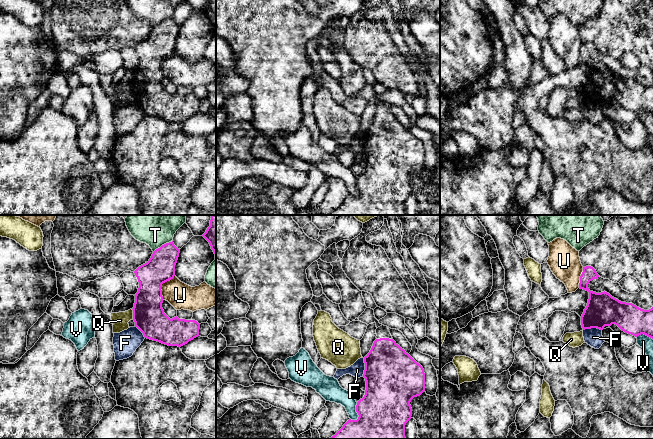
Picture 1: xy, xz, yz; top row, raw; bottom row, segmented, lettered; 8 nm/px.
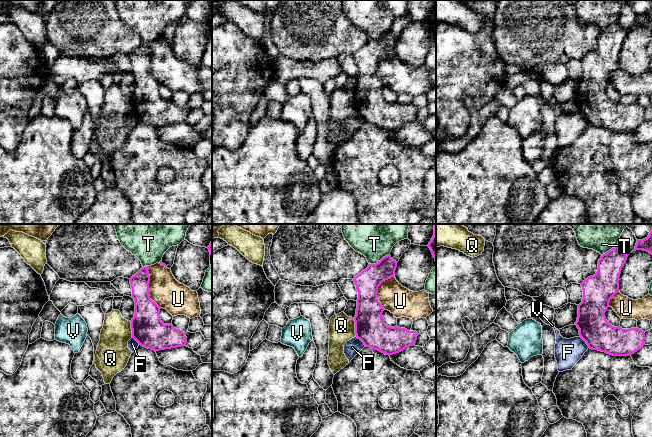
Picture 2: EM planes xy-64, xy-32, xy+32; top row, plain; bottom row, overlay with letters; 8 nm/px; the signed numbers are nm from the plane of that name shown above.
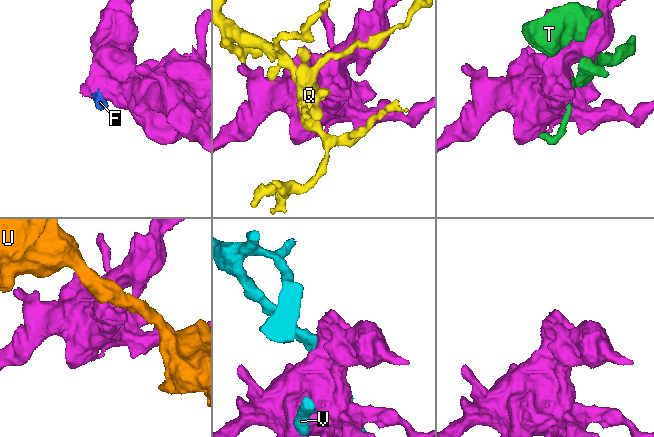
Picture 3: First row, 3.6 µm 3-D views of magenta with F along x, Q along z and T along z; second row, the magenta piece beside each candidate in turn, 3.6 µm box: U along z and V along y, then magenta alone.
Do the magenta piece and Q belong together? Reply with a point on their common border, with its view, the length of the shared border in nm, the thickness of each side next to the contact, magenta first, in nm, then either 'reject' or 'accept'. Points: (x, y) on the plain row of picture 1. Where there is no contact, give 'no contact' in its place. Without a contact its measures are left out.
xy (133, 90) | 90 nm | 260/130 nm | reject

